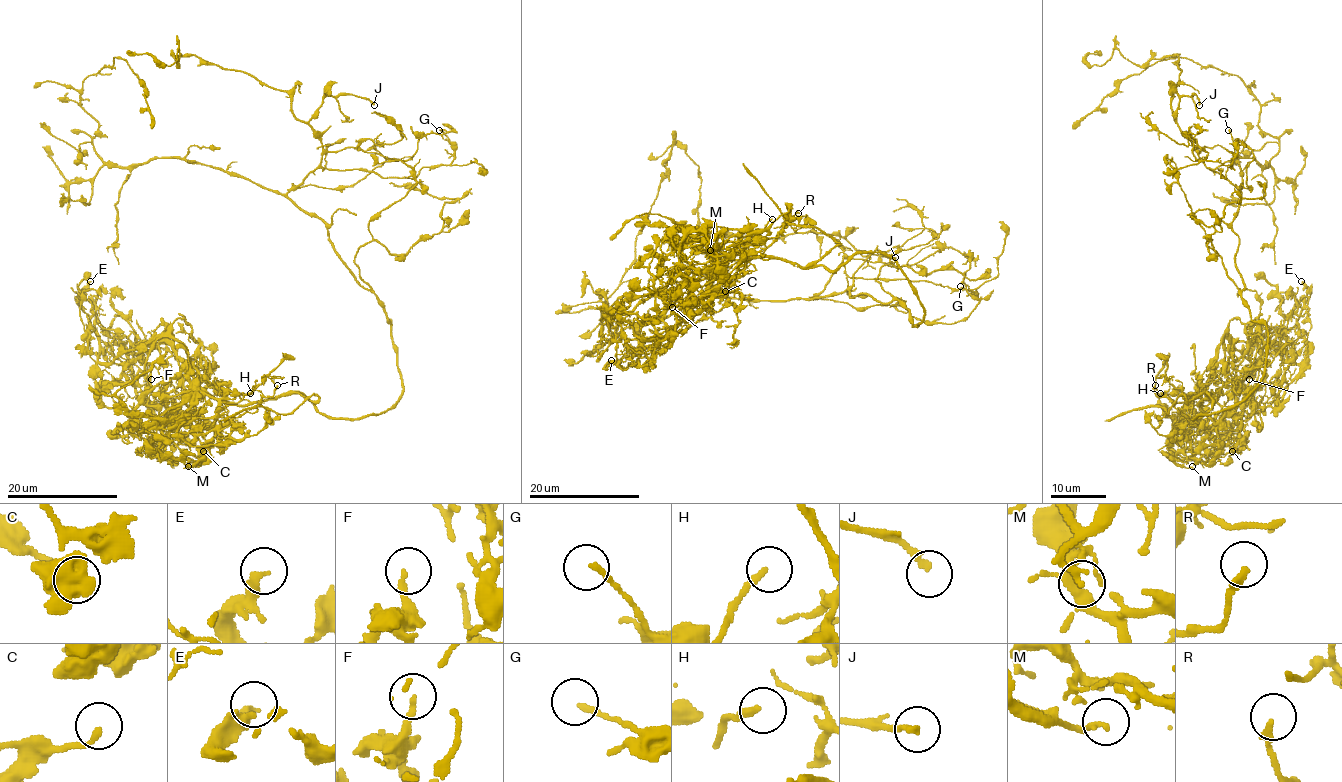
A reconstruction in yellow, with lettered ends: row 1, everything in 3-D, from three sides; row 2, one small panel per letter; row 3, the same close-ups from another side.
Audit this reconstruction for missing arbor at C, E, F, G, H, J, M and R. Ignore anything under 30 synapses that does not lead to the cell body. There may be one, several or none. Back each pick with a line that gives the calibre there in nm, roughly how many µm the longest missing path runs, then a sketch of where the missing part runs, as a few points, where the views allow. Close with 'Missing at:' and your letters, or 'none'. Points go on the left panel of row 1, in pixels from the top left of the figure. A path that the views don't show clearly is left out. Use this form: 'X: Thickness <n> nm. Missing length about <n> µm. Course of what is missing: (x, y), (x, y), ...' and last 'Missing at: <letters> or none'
Missing at: none

